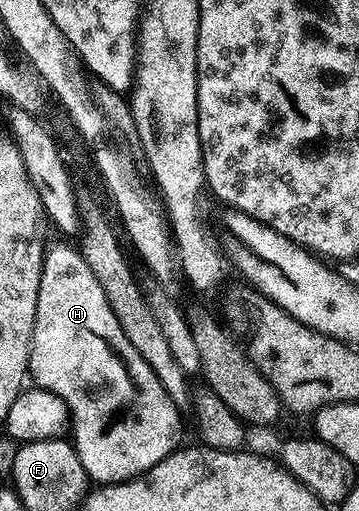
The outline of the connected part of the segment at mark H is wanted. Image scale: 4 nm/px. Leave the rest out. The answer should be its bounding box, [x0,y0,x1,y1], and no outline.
[28,243,181,484]

